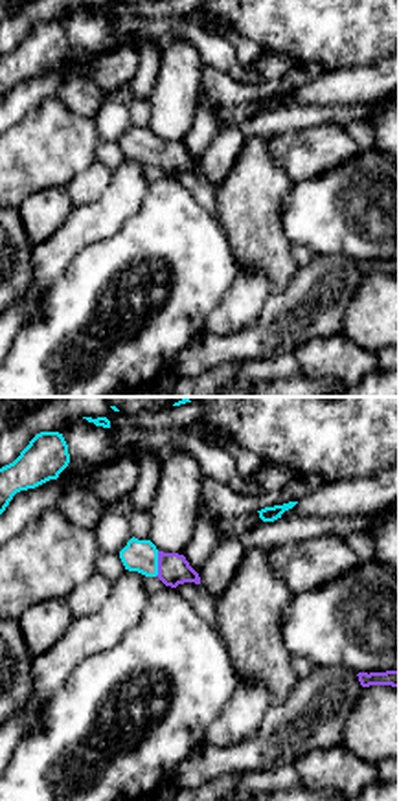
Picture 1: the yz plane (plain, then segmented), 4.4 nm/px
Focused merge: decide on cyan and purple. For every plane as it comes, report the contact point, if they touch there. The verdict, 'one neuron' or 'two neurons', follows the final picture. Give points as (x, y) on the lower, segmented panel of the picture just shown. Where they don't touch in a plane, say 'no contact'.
meets cyan at (157, 564)

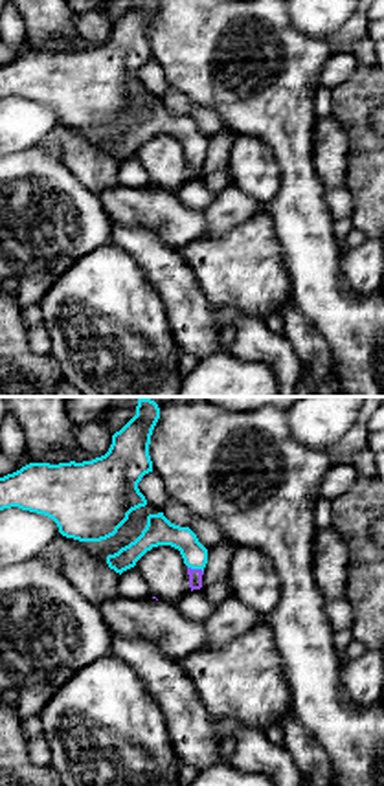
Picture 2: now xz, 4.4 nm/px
meets cyan at (195, 568)

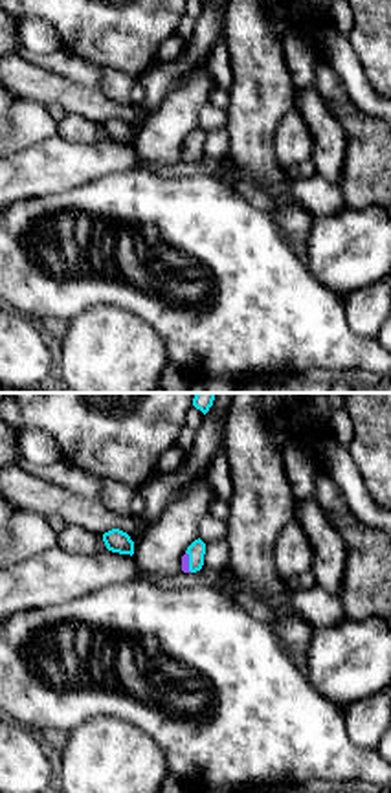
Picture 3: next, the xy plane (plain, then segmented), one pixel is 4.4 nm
meets cyan at (189, 562)

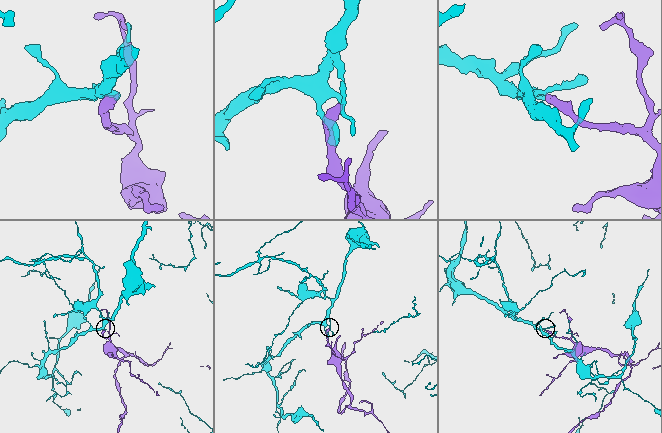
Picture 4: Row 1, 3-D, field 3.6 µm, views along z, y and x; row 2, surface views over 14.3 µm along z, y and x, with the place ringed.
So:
one neuron

